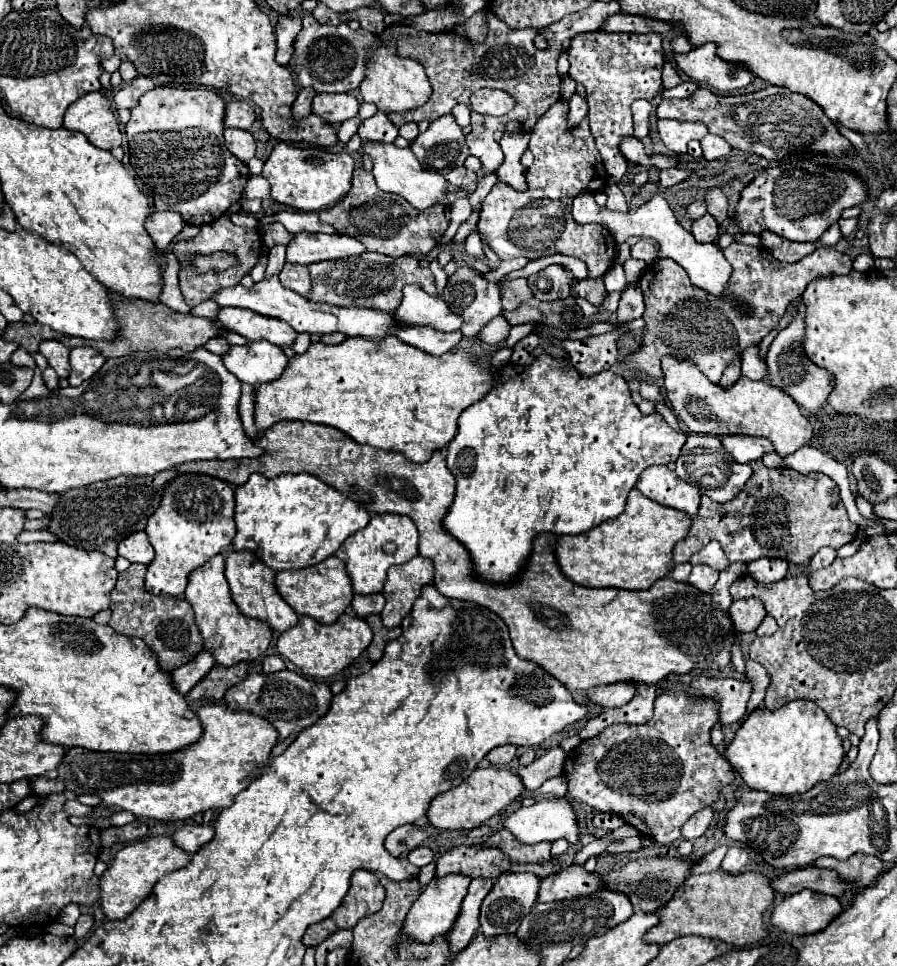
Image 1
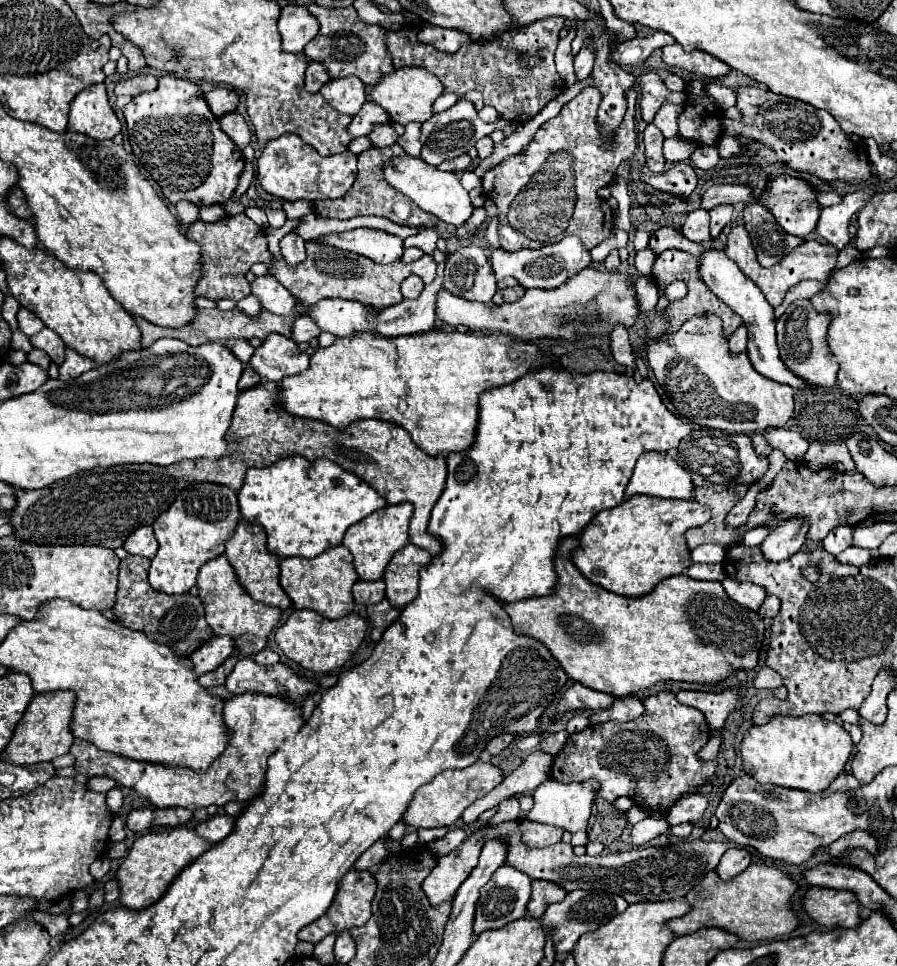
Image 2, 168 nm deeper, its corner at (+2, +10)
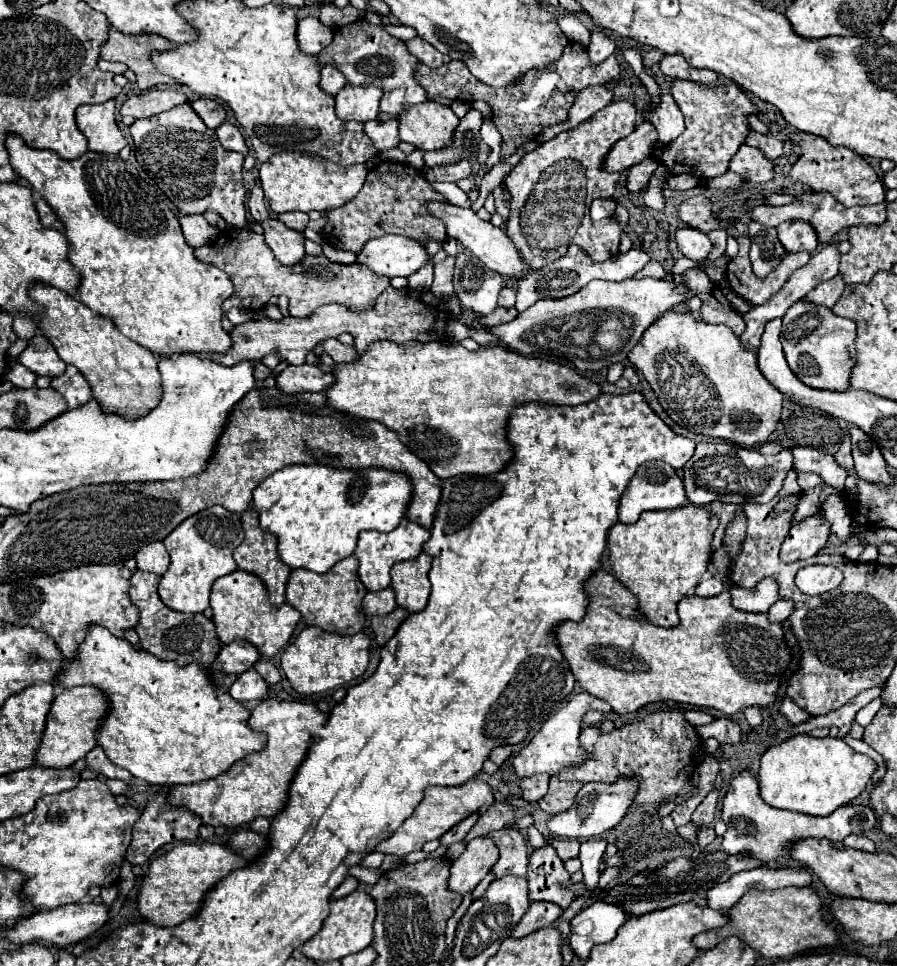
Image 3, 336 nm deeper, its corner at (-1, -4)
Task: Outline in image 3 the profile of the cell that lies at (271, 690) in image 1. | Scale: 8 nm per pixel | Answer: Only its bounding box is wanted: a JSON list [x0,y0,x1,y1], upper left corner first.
[230,668,268,702]

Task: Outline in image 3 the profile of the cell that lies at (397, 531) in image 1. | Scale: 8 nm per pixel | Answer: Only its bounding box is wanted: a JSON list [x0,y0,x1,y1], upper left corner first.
[354,518,430,592]

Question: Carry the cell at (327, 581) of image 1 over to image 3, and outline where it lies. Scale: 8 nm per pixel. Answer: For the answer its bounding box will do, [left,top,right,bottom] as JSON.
[286,556,366,634]

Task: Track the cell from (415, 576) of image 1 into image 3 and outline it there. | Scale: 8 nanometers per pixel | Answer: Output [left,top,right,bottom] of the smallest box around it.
[392,552,432,612]

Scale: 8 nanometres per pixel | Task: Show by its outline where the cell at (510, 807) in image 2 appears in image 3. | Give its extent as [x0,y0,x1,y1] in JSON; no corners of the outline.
[450,837,498,894]

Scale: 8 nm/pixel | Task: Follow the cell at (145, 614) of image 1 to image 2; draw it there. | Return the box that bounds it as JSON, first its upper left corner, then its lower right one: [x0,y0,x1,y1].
[113,554,213,656]

